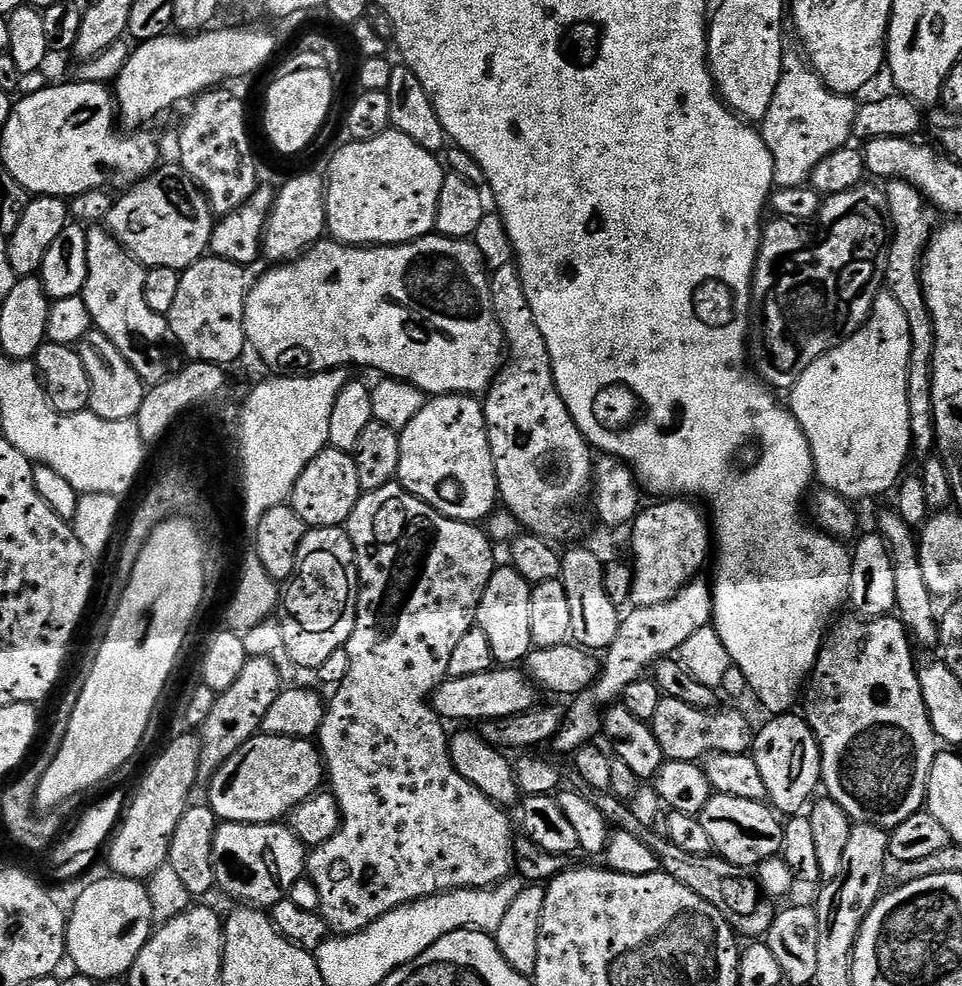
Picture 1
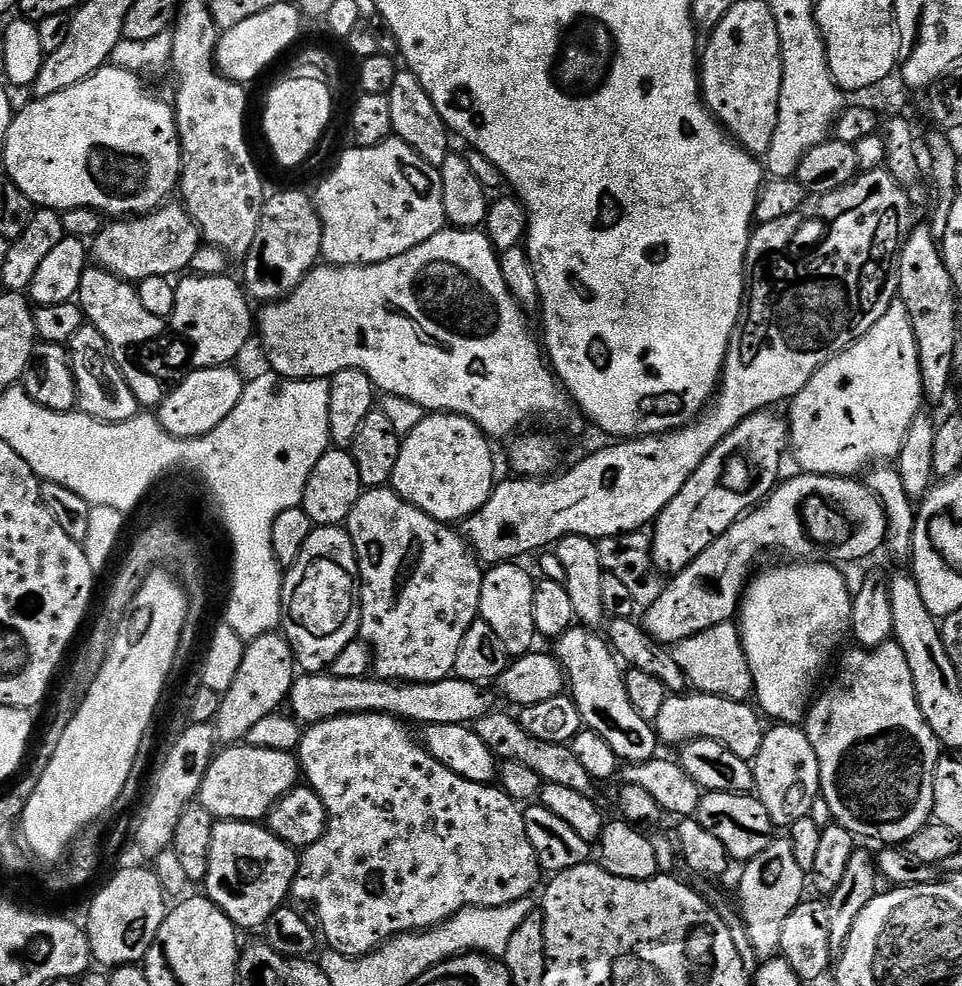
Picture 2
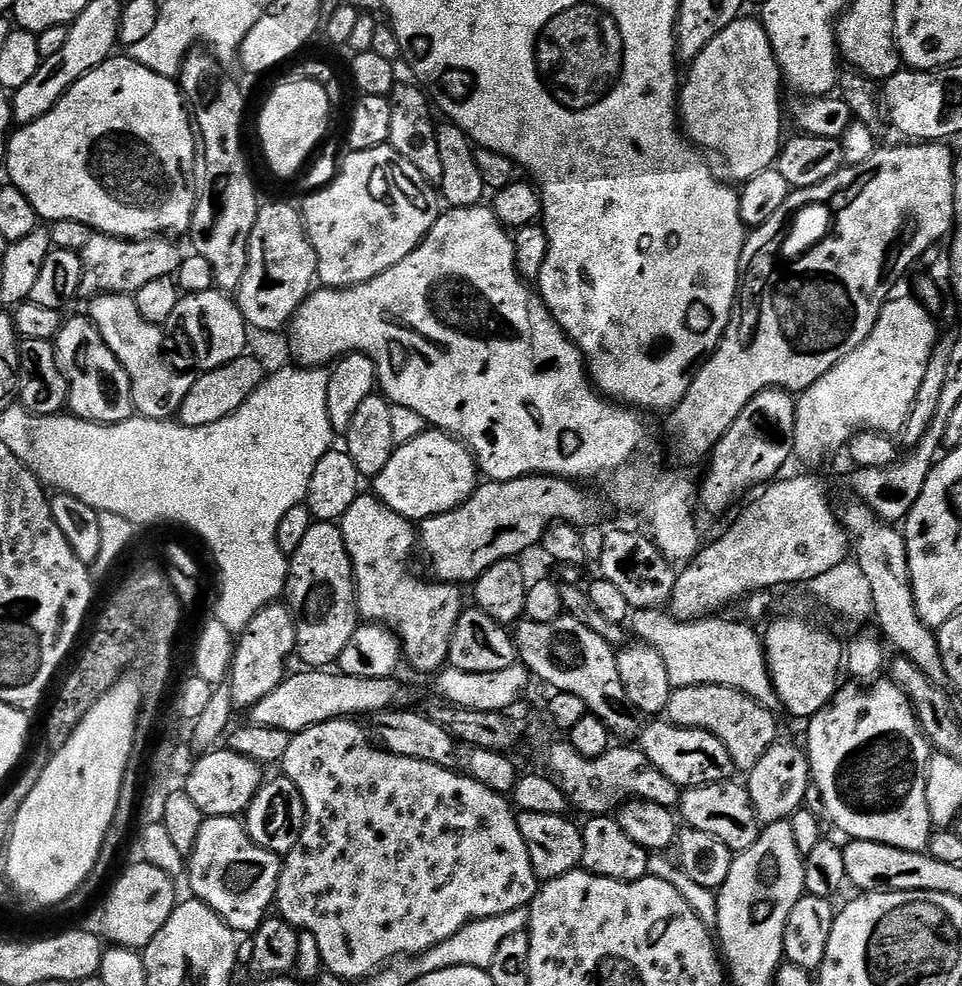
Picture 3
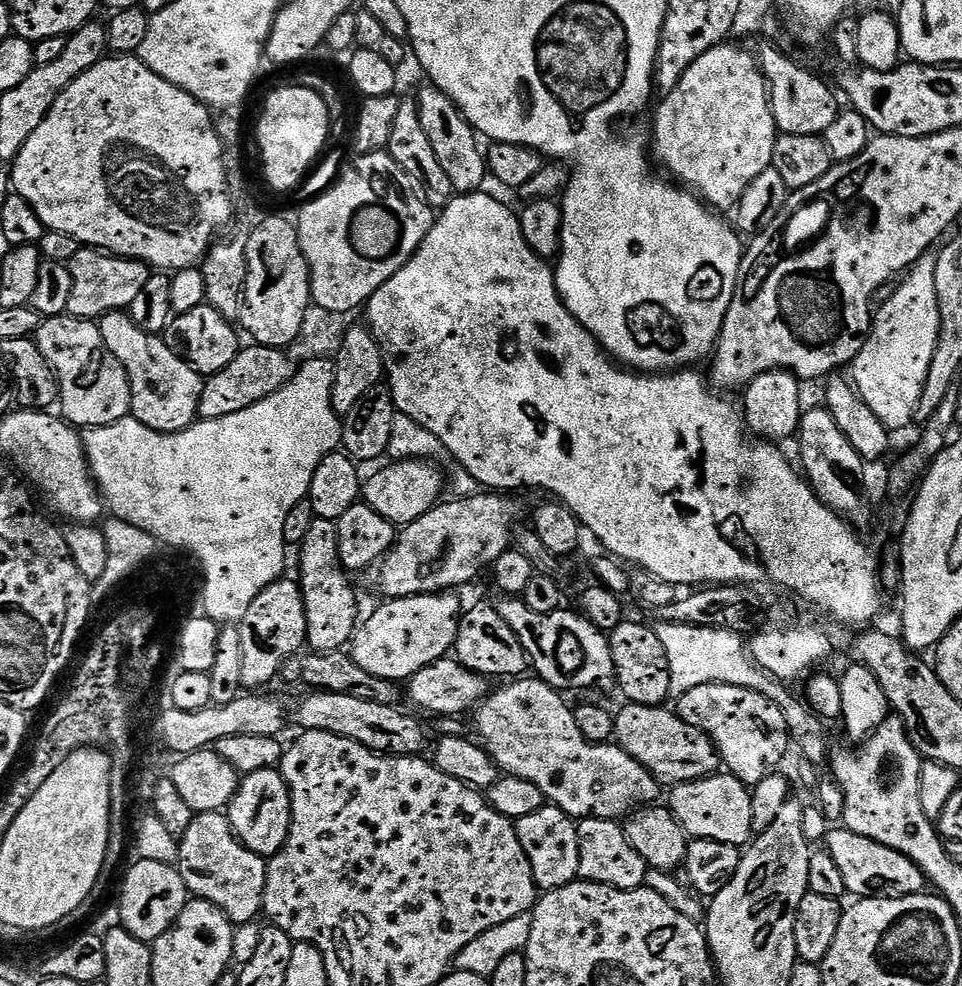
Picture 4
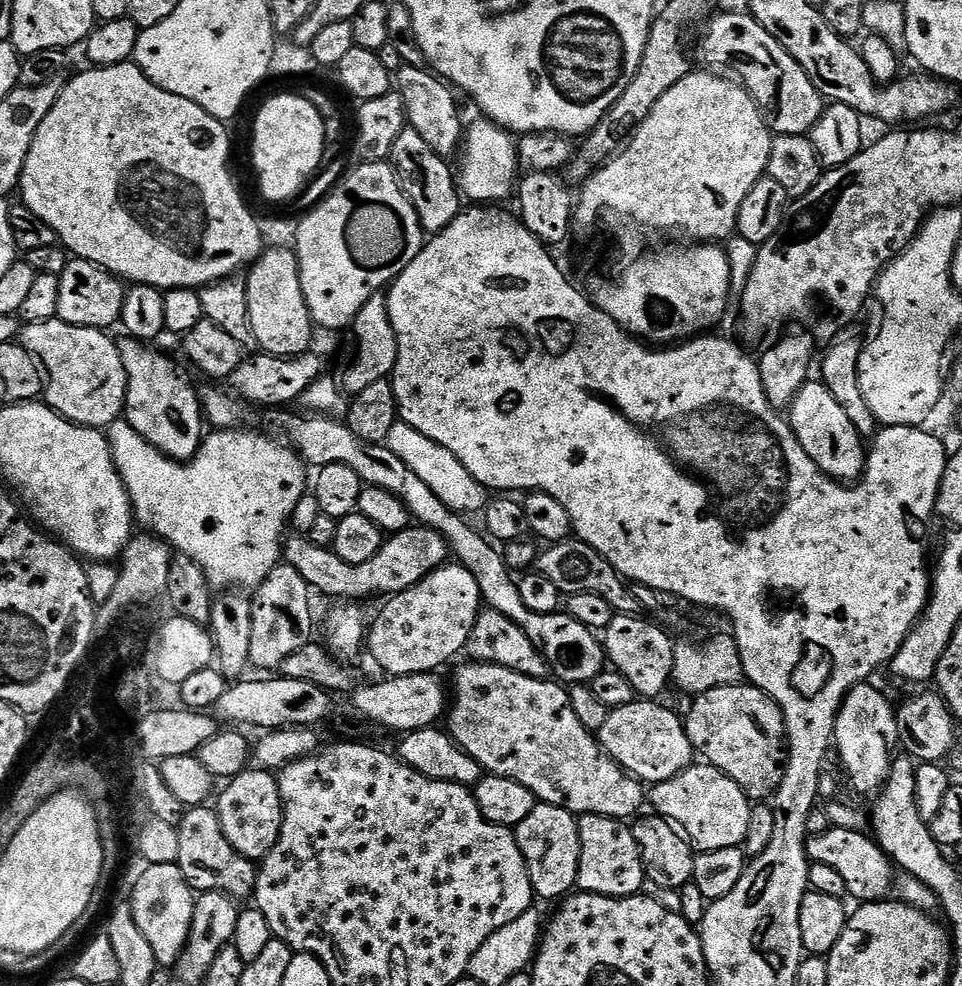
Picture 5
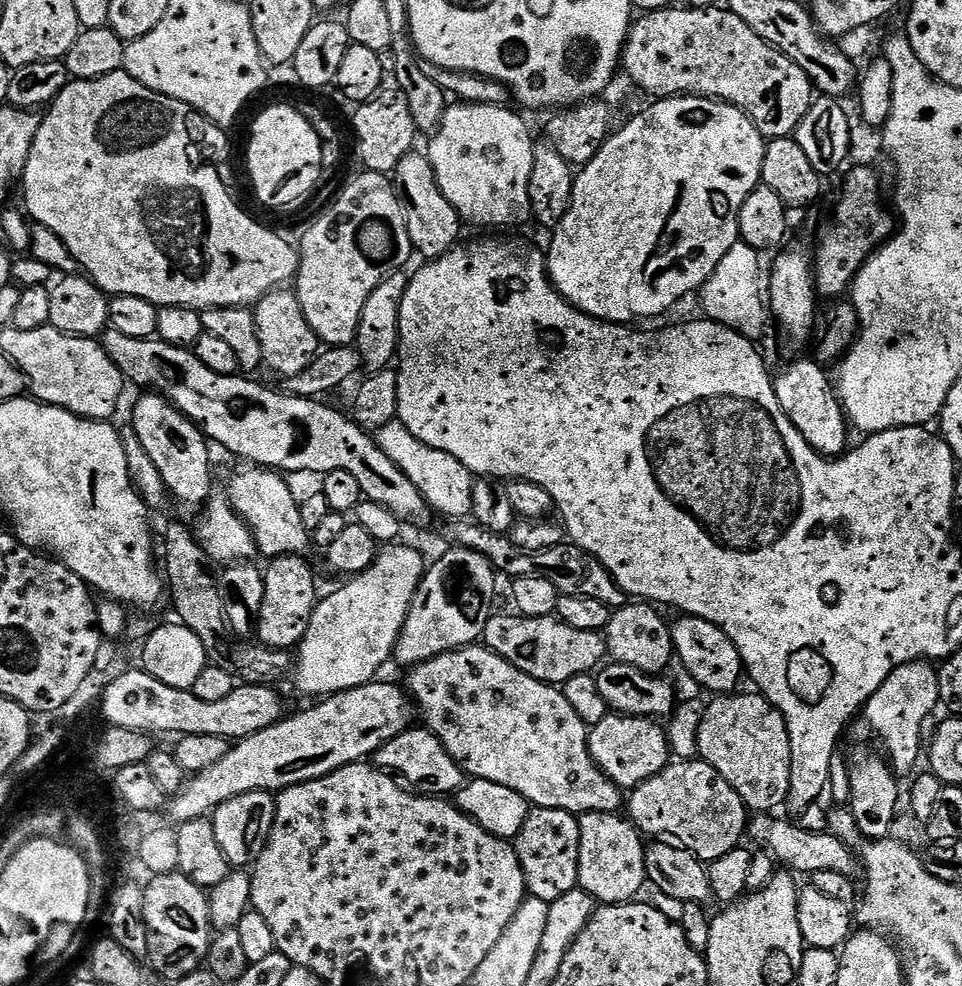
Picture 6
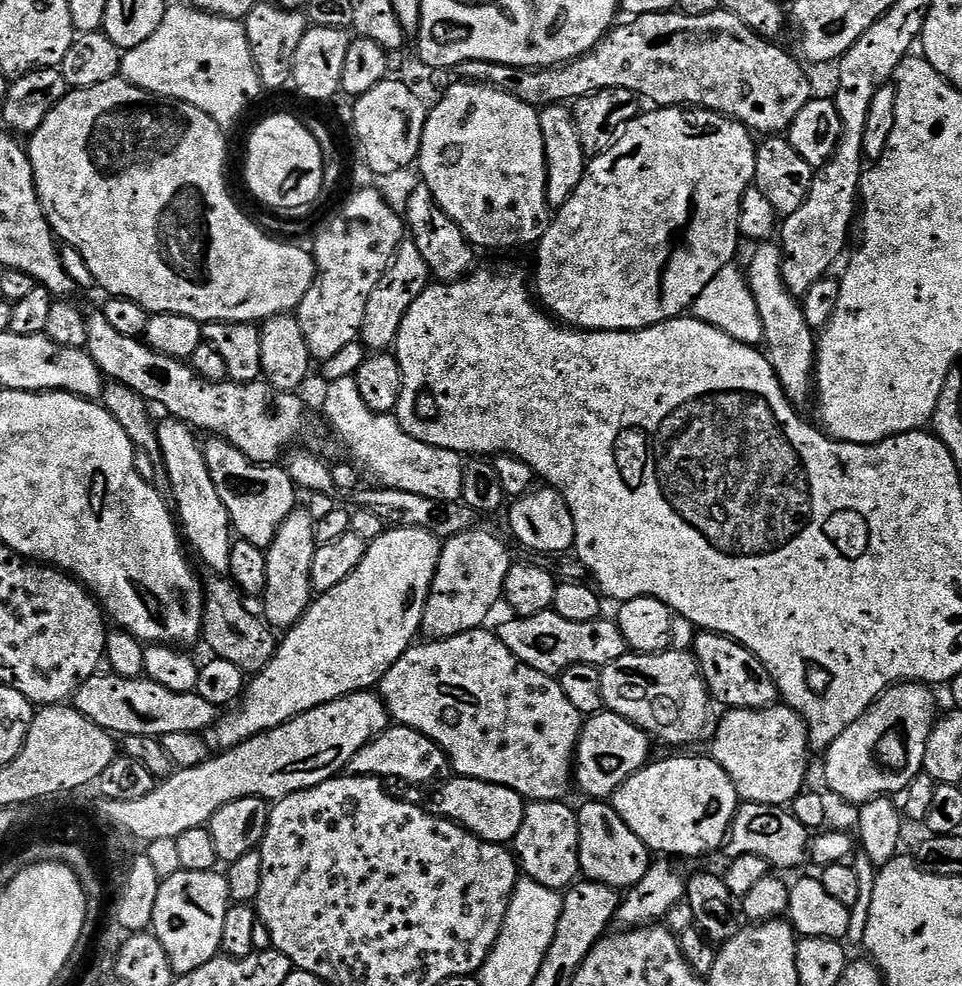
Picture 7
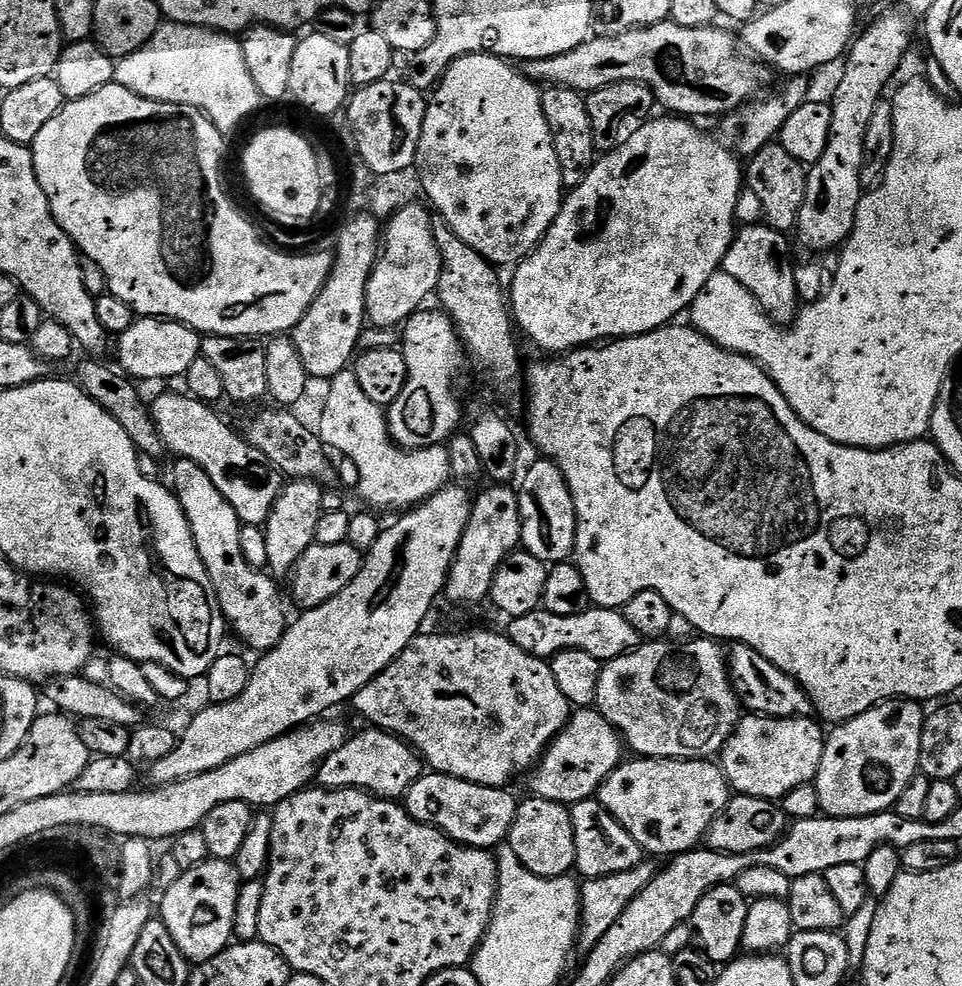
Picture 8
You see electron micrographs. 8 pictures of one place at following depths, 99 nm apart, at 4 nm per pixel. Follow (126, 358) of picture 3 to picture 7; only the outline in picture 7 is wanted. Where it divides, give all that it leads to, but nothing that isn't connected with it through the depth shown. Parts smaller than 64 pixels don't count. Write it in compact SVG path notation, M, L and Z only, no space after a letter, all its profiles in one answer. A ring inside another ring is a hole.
M175 418L160 420L156 430L162 458L165 459L166 470L169 471L170 481L173 483L174 498L177 500L174 512L178 517L183 539L189 549L192 547L200 555L200 560L209 568L209 573L227 573L230 550L234 543L234 529L226 506L222 506L222 498L218 498L218 490L214 490L201 441L196 441L197 433L189 425Z

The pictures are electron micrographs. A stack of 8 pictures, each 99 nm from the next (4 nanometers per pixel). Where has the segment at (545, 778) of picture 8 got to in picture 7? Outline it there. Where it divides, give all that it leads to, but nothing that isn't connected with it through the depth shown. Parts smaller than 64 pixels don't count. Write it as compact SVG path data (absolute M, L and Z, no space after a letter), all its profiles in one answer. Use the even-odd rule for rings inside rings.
M607 710L587 717L580 730L574 761L574 784L585 792L585 797L607 801L638 770L649 763L650 737L634 722Z

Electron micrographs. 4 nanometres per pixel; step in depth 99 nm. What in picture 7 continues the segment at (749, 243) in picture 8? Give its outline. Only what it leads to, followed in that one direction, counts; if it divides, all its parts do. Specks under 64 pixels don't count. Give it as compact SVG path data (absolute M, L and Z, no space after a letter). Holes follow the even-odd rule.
M760 242L755 245L756 253L746 267L746 283L752 291L754 302L758 306L758 318L764 327L763 343L768 343L766 355L776 371L778 382L785 396L793 406L801 406L813 399L814 377L816 374L817 333L806 322L801 301L786 286L782 278L783 252L779 243Z

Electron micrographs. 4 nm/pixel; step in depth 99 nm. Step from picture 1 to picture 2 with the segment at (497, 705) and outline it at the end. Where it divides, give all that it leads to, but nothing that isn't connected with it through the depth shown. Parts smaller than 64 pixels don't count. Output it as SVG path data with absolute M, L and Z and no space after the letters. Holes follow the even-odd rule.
M300 674L292 683L286 704L291 715L304 726L311 726L335 716L349 716L359 712L385 712L388 716L395 716L397 720L411 722L413 725L420 724L419 726L429 724L472 726L493 707L491 698L484 691L481 685L455 678L439 680L433 684L413 684L368 676L338 678L331 674Z

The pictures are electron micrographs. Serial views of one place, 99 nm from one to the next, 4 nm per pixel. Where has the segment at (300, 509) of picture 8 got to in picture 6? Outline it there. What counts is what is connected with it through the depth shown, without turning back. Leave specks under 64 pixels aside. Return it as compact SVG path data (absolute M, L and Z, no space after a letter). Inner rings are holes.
M278 556L264 572L266 594L262 594L260 619L256 621L259 643L267 647L295 649L310 626L312 611L317 606L316 576L304 556Z

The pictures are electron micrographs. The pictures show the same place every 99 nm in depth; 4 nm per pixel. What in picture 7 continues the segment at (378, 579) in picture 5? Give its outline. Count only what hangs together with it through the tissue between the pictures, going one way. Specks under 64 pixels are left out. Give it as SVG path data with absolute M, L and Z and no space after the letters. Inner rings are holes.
M212 438L209 441L209 444L203 445L206 466L210 470L214 490L218 490L222 506L226 506L235 535L267 550L274 542L282 522L298 507L295 482L290 478L287 467L279 463L256 464L228 440Z

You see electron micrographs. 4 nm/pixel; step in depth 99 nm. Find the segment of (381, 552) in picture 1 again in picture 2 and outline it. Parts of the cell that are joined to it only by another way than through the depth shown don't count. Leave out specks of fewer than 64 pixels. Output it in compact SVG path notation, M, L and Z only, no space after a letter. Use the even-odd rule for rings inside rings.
M391 487L370 488L361 491L354 510L348 515L346 531L352 540L356 551L356 561L360 567L358 603L360 606L360 631L359 639L372 649L372 667L375 675L382 680L393 682L411 682L413 684L433 684L439 680L447 680L456 671L458 662L458 649L462 647L462 638L466 638L466 630L476 621L480 614L480 599L482 598L482 582L484 581L485 569L481 561L476 559L475 552L468 547L467 540L455 527L449 526L445 521L430 518L422 510L418 510L410 502L406 502ZM359 712L349 716L335 716L305 727L300 738L298 749L300 771L307 787L313 788L318 798L322 800L322 806L326 806L328 825L322 838L318 838L314 846L303 849L296 865L296 877L292 883L290 896L293 901L301 900L316 911L315 923L323 939L324 936L328 939L327 947L349 958L373 952L375 948L394 936L400 936L403 932L423 932L434 928L464 908L497 908L532 896L535 893L536 883L539 882L540 876L542 877L542 869L540 863L536 861L534 846L530 846L530 838L526 838L526 822L521 805L510 799L499 786L463 780L458 774L454 774L454 770L442 766L442 762L435 760L424 749L419 739L412 740L411 730L413 731L405 721L397 720L395 716L388 716L385 712Z

